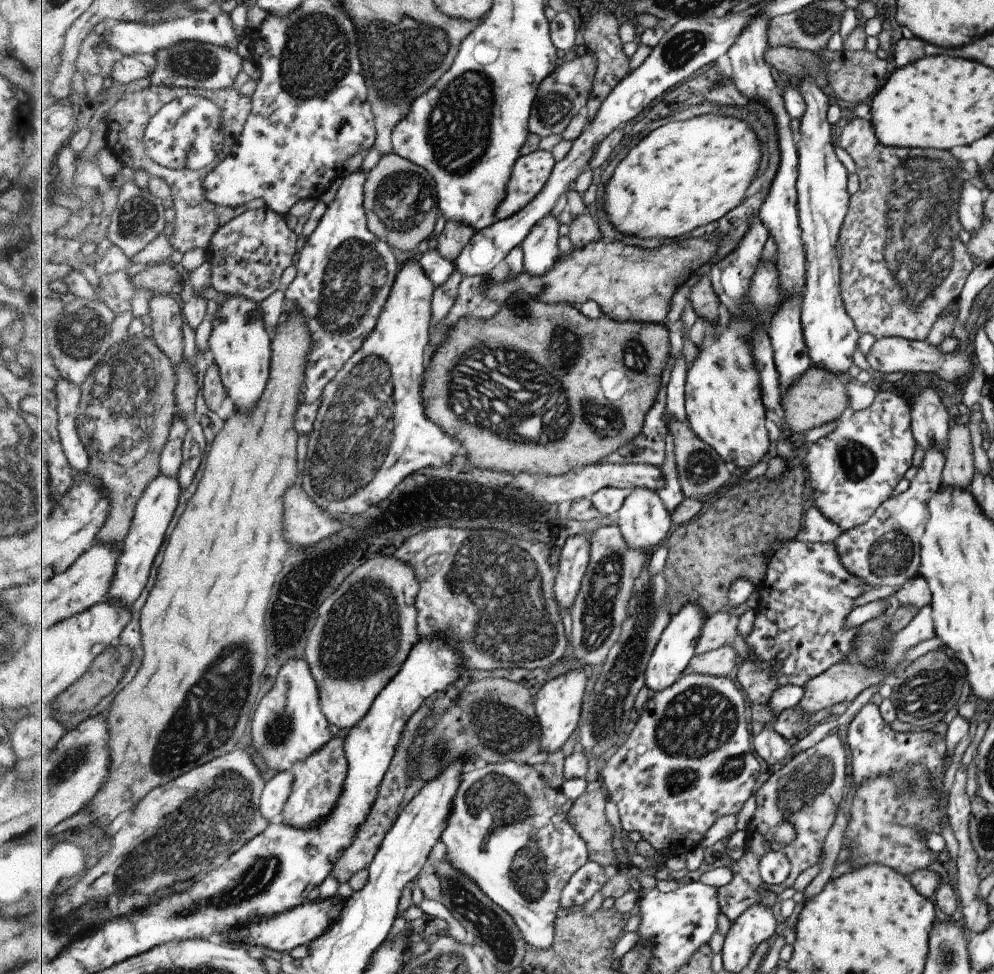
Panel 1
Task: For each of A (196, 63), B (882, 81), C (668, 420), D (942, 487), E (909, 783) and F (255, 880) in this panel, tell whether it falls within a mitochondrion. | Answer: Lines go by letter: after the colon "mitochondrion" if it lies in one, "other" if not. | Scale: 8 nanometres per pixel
A: mitochondrion
B: other
C: other
D: other
E: other
F: mitochondrion

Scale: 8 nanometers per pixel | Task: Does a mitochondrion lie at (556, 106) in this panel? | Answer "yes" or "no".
yes

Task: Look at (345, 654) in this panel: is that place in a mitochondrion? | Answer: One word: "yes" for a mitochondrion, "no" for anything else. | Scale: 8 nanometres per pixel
yes

